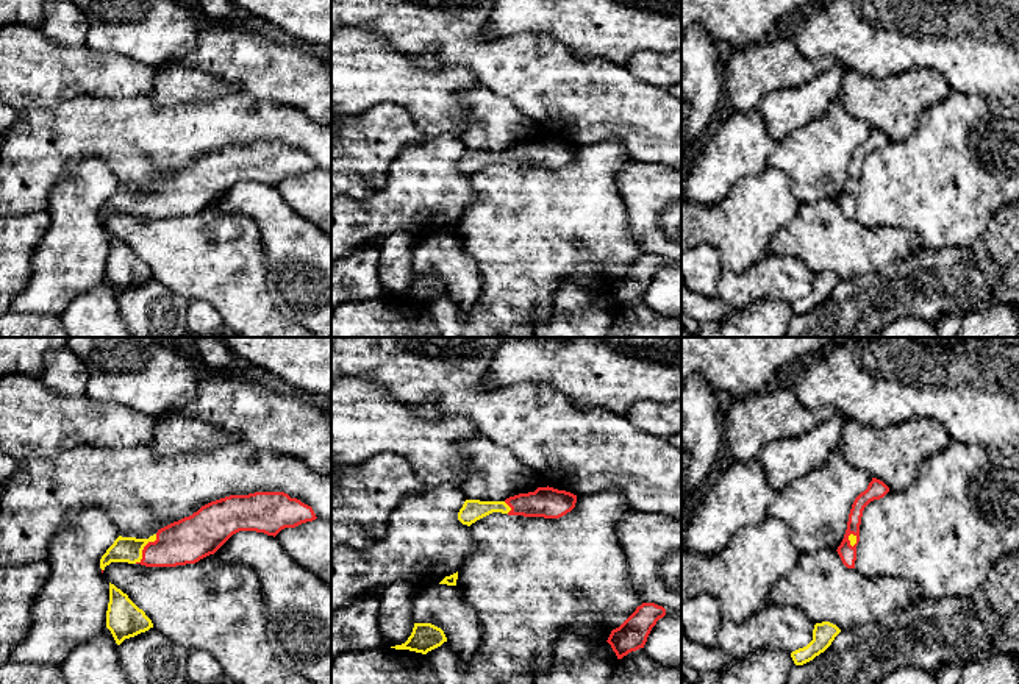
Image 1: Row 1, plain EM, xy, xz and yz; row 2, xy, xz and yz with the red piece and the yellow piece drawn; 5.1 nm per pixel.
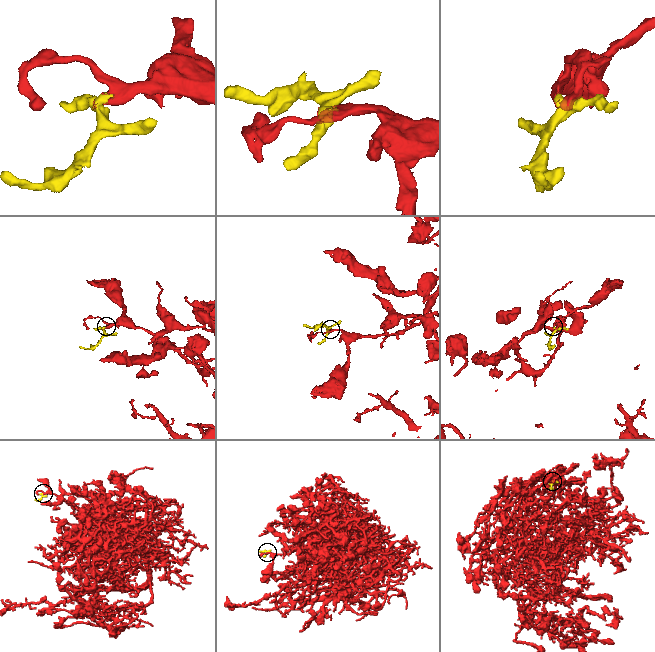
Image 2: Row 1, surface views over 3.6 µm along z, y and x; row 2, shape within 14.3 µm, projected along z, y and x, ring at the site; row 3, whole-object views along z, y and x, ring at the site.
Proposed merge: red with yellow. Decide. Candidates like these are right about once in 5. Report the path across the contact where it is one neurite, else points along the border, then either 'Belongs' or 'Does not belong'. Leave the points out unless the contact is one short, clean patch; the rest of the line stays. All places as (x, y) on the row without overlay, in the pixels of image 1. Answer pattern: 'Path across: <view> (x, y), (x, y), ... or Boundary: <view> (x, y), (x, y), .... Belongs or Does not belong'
Path across: xy (188, 191), (166, 199), (144, 199), (128, 200). Belongs

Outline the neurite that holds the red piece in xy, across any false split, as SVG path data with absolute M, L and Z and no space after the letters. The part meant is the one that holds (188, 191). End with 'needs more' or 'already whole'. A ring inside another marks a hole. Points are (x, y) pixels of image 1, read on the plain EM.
M284 142L230 145L158 180L148 189L119 186L102 206L100 219L105 220L111 212L145 217L195 214L214 205L239 181L275 187L284 178L295 178L316 169L311 156Z | needs more

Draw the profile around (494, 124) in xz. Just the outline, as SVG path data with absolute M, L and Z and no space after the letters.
M478 84L463 97L470 103L461 136L467 150L505 151L519 144L535 142L539 125L522 114L510 100Z

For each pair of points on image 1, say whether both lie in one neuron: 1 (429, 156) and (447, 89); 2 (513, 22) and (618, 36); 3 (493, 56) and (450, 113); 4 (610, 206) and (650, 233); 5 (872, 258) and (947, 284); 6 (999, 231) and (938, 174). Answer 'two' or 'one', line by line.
1: two
2: one
3: two
4: two
5: two
6: two

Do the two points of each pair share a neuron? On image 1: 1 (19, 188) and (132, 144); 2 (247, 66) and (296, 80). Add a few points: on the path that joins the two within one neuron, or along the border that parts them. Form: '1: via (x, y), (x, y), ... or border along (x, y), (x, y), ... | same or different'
1: via (42, 158), (57, 144), (102, 144) | same
2: via (260, 66), (266, 71), (283, 74) | same

